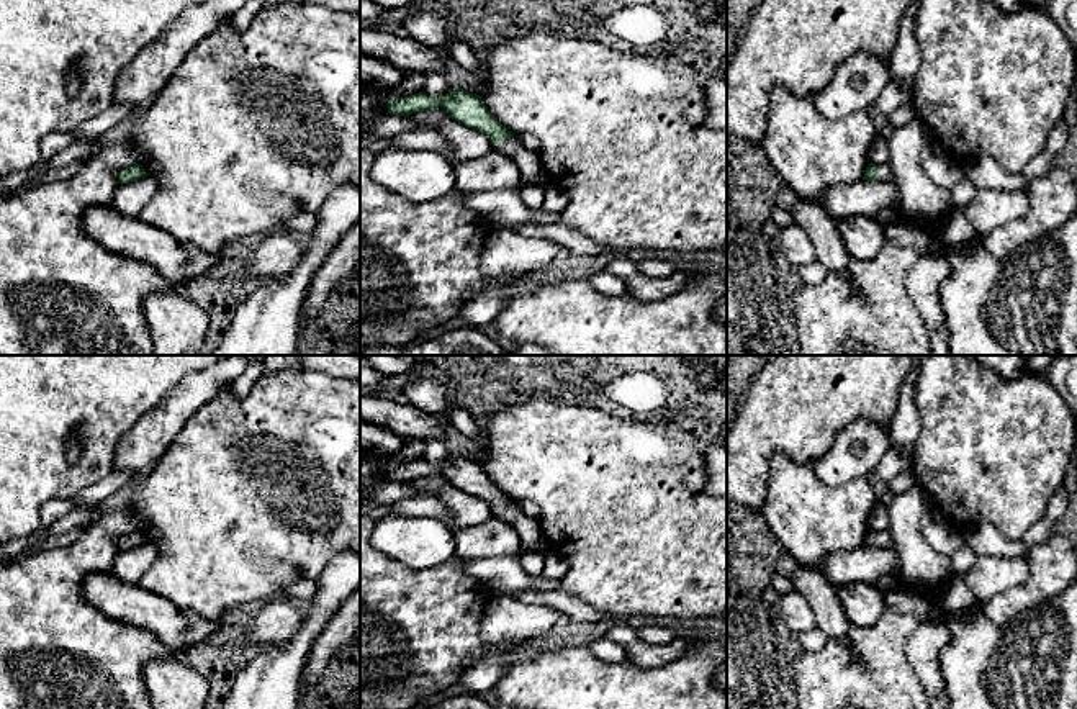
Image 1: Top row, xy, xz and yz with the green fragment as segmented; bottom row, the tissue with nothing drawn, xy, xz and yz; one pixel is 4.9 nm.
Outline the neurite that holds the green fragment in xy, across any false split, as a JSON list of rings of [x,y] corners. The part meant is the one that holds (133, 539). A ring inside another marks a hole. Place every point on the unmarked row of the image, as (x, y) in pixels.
[[[136,531],[136,532],[121,535],[116,544],[118,544],[118,550],[129,550],[147,544],[147,540],[141,531]]]

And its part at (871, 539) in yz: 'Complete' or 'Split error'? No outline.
Split error

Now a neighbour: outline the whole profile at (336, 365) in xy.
[[[300,355],[301,370],[360,380],[360,355]]]

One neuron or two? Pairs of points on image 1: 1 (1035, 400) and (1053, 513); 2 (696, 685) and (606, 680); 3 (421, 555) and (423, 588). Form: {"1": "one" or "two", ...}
{"1": "two", "2": "one", "3": "two"}

